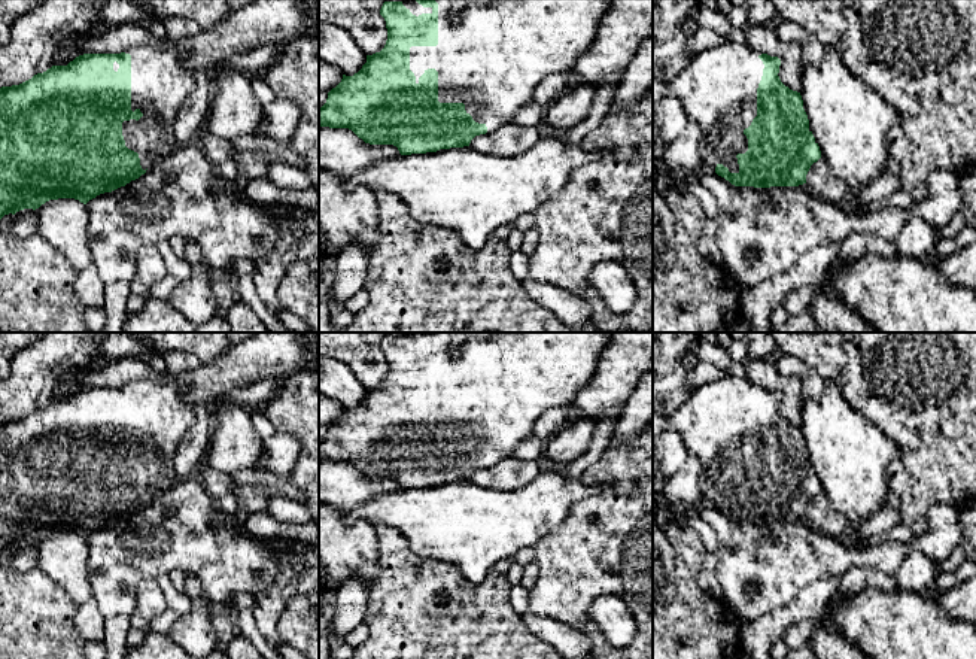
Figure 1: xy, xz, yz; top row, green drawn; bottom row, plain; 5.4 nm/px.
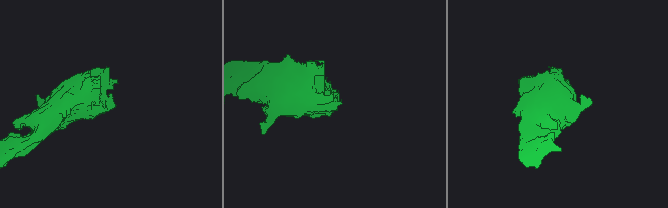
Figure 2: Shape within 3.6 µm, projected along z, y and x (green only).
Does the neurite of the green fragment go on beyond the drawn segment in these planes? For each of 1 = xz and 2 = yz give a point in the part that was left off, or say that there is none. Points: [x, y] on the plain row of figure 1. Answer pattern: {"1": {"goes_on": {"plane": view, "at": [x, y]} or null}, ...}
{"1": {"goes_on": {"plane": "xz", "at": [490, 392]}}, "2": {"goes_on": {"plane": "yz", "at": [718, 421]}}}

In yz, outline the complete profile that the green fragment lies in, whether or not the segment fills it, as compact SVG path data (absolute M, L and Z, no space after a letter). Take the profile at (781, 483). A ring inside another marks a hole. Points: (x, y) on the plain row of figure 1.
M724 374L721 379L705 383L691 391L690 397L674 412L674 413L653 413L653 435L666 432L678 434L690 453L700 461L700 488L703 499L712 502L718 510L724 511L735 520L754 520L754 522L770 522L770 520L799 520L806 517L806 508L814 496L821 492L821 485L812 465L809 464L809 453L803 443L803 434L800 426L785 420L779 407L781 394L767 388L758 386L750 382L747 377L736 377Z

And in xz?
M423 332L384 335L380 349L386 355L387 374L380 386L367 389L367 397L353 410L343 409L341 416L328 426L326 437L319 443L320 461L349 462L370 479L393 479L401 489L437 486L440 483L469 480L475 470L492 467L510 458L516 447L533 434L536 419L553 407L574 404L575 394L583 389L598 371L601 352L609 344L614 332L493 332L490 338L454 341L454 332Z

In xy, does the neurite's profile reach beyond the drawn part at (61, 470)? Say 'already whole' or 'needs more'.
needs more

